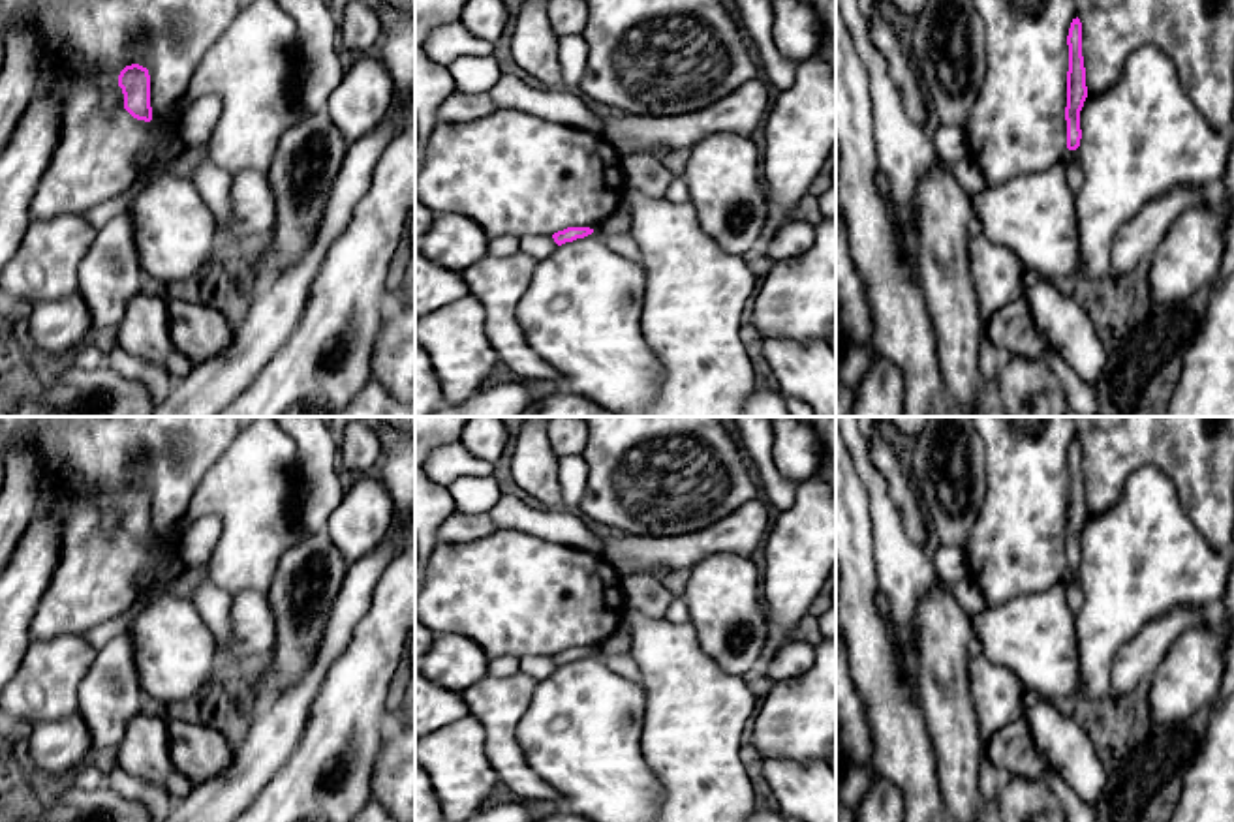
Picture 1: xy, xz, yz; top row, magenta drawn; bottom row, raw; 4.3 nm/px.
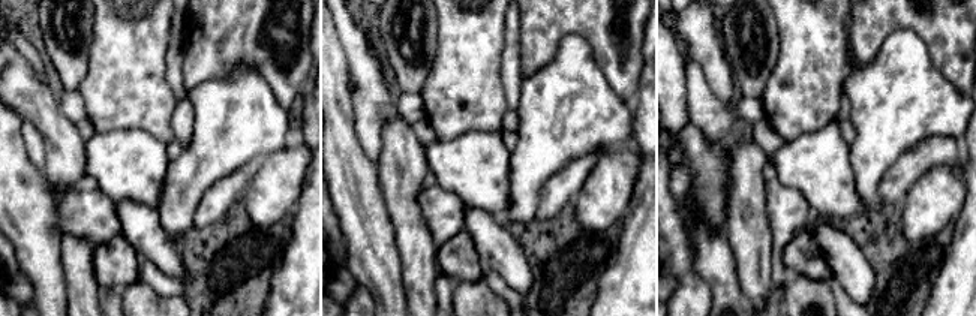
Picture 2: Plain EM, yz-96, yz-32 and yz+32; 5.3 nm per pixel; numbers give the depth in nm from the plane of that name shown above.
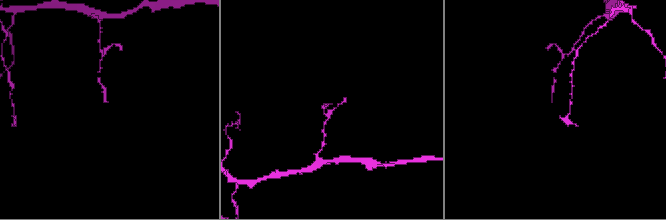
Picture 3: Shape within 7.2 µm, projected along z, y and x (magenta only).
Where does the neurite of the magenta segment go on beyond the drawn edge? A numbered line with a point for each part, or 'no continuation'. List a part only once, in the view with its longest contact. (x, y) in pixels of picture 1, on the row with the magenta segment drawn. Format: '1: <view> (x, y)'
no continuation

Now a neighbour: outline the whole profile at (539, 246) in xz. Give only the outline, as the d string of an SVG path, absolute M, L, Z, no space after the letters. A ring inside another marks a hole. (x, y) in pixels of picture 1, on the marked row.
M526 235L518 238L518 250L537 261L548 257L556 248L558 244L554 242L552 235Z

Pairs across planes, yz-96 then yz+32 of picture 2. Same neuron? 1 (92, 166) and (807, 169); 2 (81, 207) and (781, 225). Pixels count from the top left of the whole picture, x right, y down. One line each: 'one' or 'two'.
1: one
2: one

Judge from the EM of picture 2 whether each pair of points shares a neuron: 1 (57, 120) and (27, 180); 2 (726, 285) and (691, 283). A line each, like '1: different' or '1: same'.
1: different
2: different

